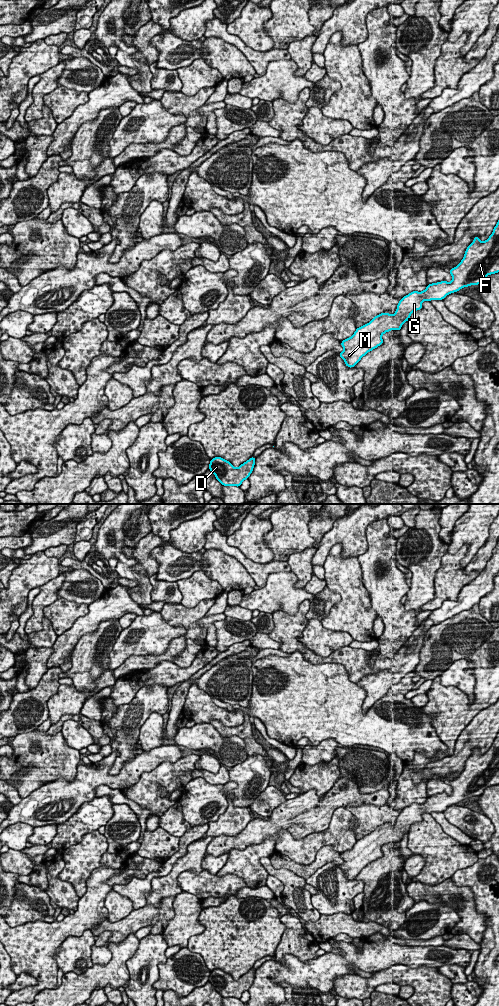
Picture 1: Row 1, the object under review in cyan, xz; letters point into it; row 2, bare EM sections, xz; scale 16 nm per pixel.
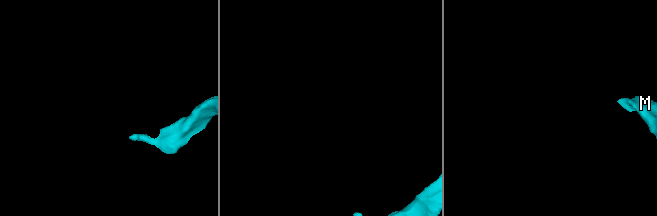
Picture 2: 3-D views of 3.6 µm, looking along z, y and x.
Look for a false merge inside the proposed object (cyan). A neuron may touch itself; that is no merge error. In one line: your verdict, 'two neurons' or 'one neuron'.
one neuron

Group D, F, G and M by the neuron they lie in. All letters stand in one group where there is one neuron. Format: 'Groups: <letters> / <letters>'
Groups: D F G M

